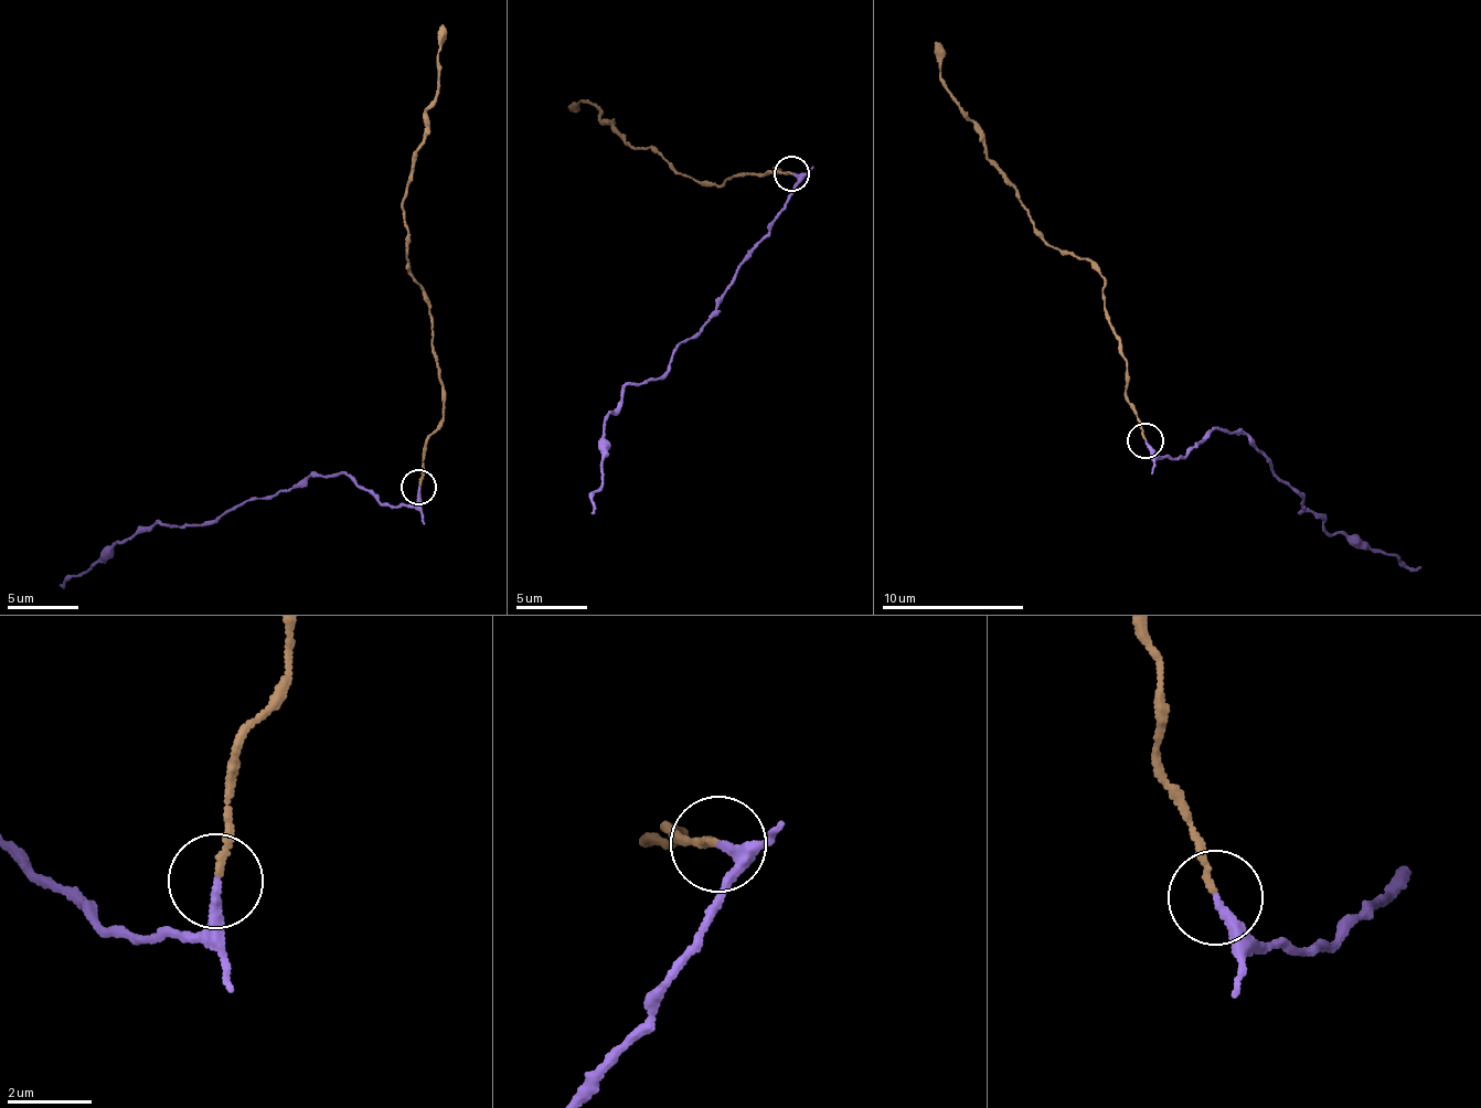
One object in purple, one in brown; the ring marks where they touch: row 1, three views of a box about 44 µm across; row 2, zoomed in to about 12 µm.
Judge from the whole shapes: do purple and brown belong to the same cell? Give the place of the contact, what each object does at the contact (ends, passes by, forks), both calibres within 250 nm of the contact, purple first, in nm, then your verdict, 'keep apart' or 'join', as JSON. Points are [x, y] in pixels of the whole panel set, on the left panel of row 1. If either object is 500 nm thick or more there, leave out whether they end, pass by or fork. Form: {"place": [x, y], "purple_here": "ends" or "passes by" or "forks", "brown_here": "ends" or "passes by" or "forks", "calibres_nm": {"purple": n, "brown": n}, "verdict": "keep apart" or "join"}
{"place": [418, 487], "purple_here": "ends", "brown_here": "ends", "calibres_nm": {"purple": 240, "brown": 160}, "verdict": "keep apart"}

